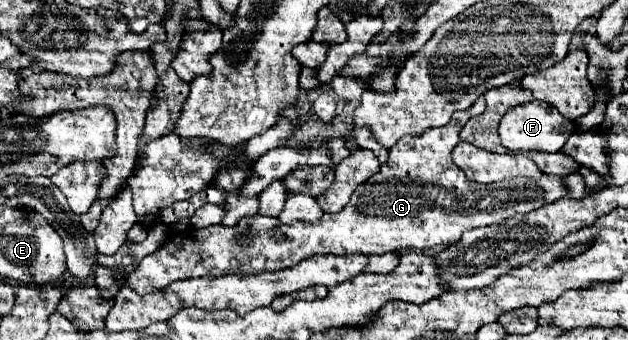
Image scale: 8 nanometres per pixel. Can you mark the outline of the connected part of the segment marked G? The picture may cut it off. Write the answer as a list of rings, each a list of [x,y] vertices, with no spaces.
[[[479,96],[475,104],[463,112],[455,112],[451,122],[425,130],[421,136],[403,136],[391,150],[389,160],[381,164],[381,172],[377,172],[377,178],[369,178],[365,184],[357,186],[355,194],[351,196],[351,202],[339,212],[339,214],[323,214],[323,218],[317,224],[307,222],[293,222],[293,224],[281,224],[277,218],[271,216],[249,216],[239,222],[235,228],[225,226],[209,226],[205,230],[193,230],[189,232],[189,250],[183,246],[173,250],[173,240],[167,240],[167,244],[141,260],[139,268],[127,276],[127,286],[133,288],[137,294],[149,294],[167,288],[171,282],[177,280],[189,280],[189,278],[217,278],[225,274],[261,274],[261,272],[273,272],[291,268],[293,264],[319,256],[319,254],[333,254],[333,256],[349,256],[349,254],[385,254],[395,250],[423,250],[433,246],[451,246],[461,240],[461,234],[471,228],[499,224],[515,214],[525,214],[531,210],[537,210],[543,206],[543,202],[555,202],[565,196],[565,184],[561,184],[561,176],[547,176],[541,178],[511,178],[503,182],[493,184],[477,184],[471,182],[451,160],[451,150],[459,144],[459,132],[465,126],[465,122],[485,110],[485,98]]]

